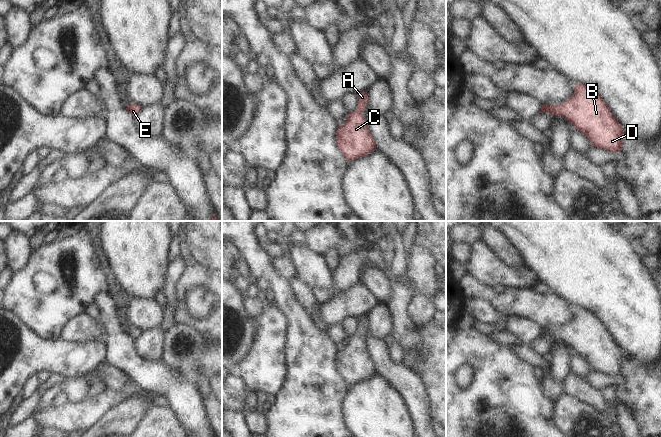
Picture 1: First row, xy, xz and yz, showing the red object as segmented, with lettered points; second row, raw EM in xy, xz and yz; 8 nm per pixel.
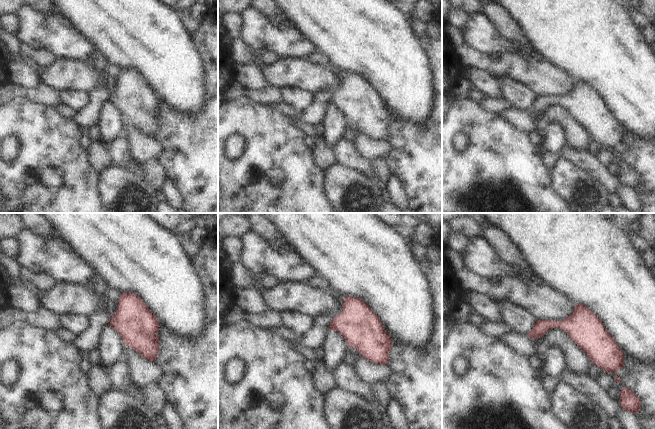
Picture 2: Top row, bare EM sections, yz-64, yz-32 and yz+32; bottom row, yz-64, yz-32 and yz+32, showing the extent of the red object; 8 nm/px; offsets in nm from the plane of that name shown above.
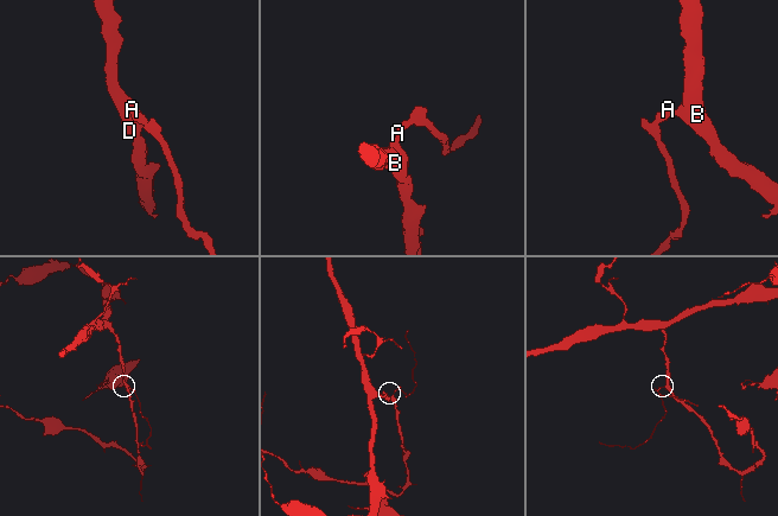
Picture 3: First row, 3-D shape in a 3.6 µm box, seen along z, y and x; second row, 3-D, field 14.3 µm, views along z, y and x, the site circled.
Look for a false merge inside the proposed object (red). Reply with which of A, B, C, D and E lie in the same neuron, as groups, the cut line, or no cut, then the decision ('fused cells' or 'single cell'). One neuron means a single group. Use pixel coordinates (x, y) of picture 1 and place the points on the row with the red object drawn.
A B C D E; no cut; single cell

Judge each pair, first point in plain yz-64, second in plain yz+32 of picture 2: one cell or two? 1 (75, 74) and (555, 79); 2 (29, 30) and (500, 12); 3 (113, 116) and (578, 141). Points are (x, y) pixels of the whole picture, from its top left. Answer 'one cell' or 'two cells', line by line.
1: one cell
2: two cells
3: two cells

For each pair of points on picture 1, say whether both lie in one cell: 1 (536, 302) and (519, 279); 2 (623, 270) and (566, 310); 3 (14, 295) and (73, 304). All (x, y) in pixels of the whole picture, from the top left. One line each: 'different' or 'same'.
1: different
2: different
3: same

